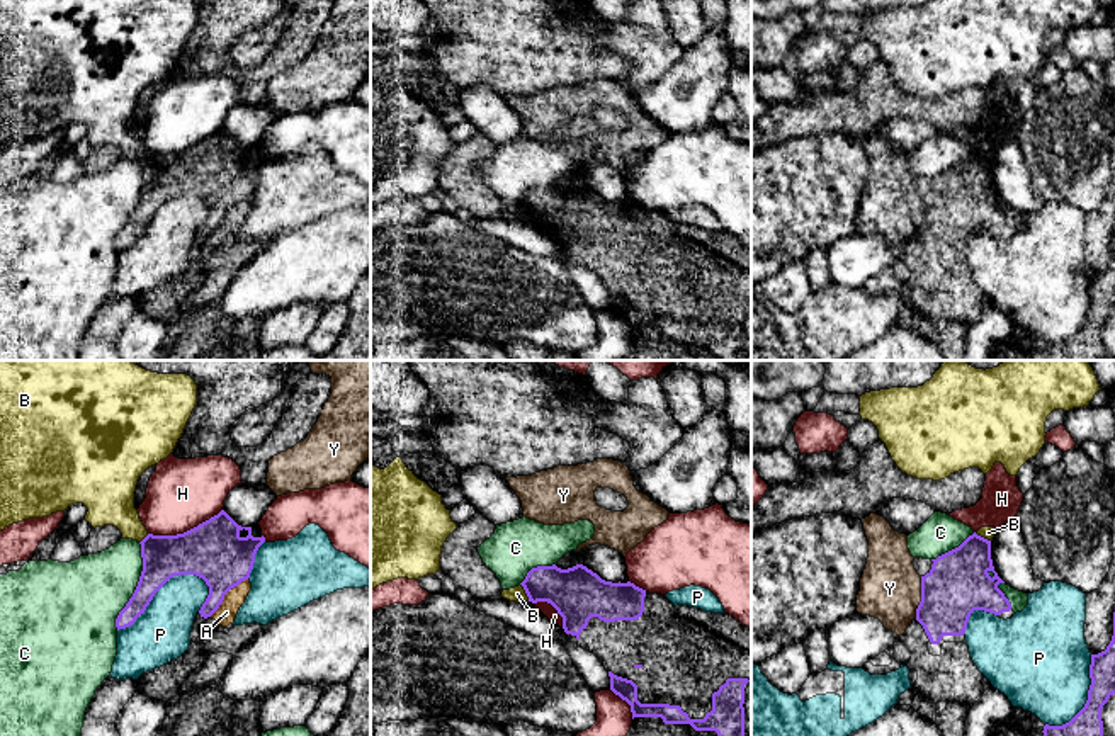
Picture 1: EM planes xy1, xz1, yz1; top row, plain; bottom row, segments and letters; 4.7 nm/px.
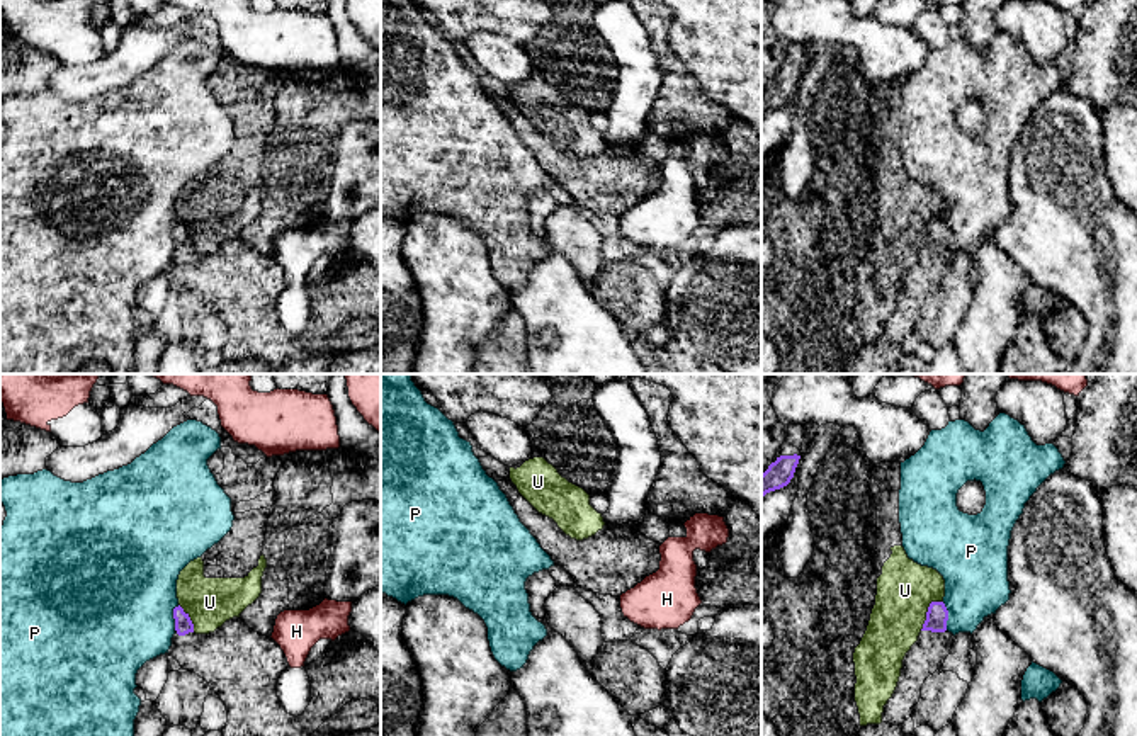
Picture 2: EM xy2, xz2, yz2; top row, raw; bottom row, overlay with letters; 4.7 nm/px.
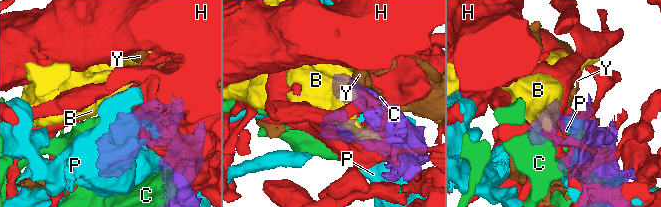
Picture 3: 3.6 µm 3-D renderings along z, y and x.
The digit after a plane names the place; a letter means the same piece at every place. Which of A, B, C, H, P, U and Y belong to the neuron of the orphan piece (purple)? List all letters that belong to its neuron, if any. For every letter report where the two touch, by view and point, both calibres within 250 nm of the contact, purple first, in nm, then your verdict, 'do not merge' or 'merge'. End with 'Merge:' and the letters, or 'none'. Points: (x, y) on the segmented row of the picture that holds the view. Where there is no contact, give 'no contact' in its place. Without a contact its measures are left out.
A: xy1 (225, 594) | 280/90 nm | do not merge
B: xz1 (526, 592) | 260/70 nm | do not merge
C: xy1 (136, 587) | 200/360 nm | do not merge
H: xy1 (184, 532) | 280/320 nm | do not merge
P: xy1 (160, 587) | 220/260 nm | do not merge
U: yz2 (928, 611) | 110/280 nm | do not merge
Y: yz1 (922, 597) | 300/280 nm | do not merge
Merge: none

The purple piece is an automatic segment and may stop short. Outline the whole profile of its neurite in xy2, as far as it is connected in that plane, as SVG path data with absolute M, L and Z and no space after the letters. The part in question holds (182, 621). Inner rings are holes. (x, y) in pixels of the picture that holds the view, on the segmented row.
M173 609L175 634L168 656L184 670L204 678L221 697L228 711L223 736L311 736L326 719L338 714L350 700L367 699L381 711L381 653L359 632L348 631L330 643L328 651L306 668L311 683L311 700L306 711L294 717L284 711L277 697L277 682L287 658L280 646L250 629L240 617L226 620L209 634L195 634L189 614Z

